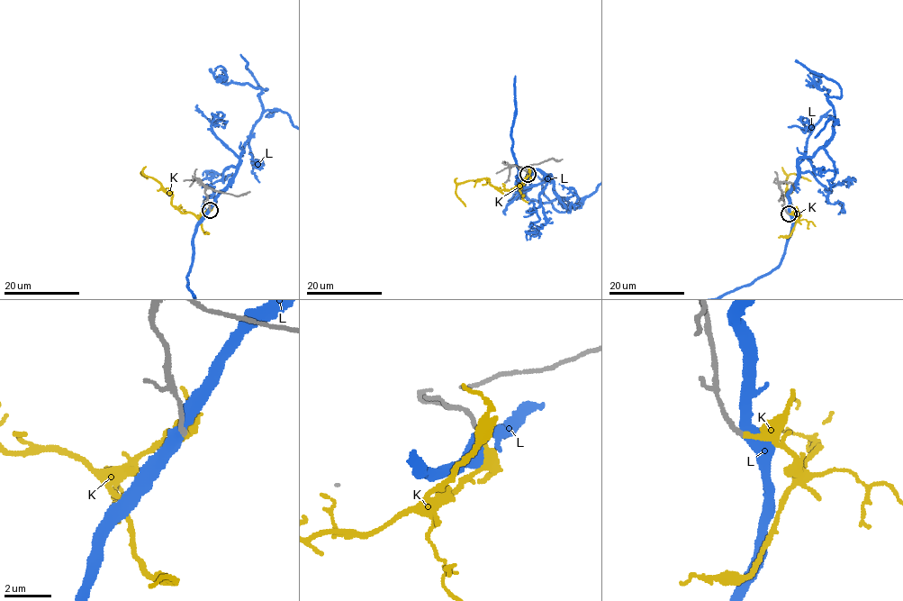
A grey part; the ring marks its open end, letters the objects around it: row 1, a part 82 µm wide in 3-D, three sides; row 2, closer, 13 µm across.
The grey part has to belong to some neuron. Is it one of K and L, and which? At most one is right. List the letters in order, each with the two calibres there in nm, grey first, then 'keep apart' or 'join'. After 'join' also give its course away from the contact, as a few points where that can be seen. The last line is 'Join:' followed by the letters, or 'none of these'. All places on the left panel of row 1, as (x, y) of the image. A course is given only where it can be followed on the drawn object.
K: 200 nm thick on the grey side, 240 nm on the other; join; it runs (210, 209), (194, 215), (181, 213), (171, 204), (172, 195), (158, 181), (140, 172), (147, 178)
L: 200 nm thick on the grey side, 480 nm on the other; keep apart
Join: K

